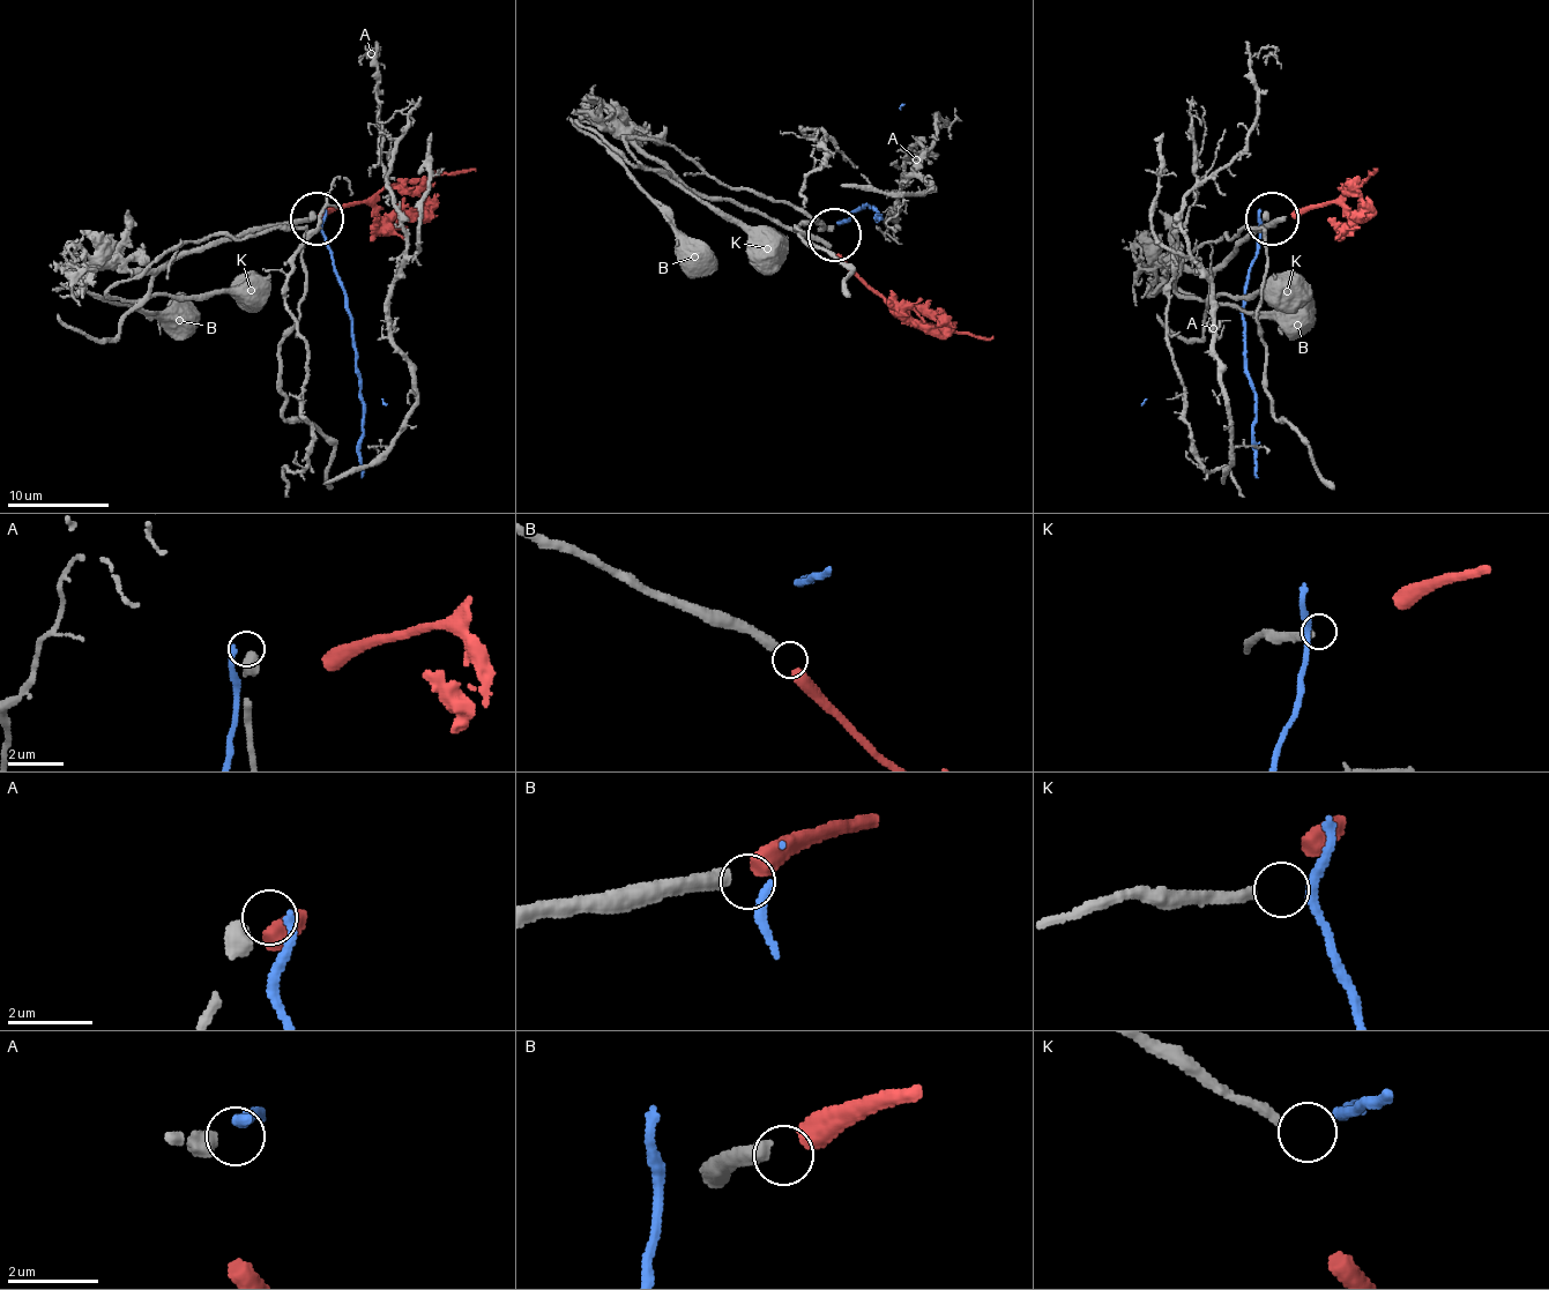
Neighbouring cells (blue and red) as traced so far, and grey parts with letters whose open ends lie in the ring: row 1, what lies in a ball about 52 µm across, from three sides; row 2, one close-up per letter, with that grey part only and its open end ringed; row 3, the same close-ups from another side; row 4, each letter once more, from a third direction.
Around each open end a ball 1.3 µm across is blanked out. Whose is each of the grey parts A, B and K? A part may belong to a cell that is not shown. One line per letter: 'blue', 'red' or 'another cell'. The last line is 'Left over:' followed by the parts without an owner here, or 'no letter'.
A: blue
B: red
K: another cell
Left over: K

